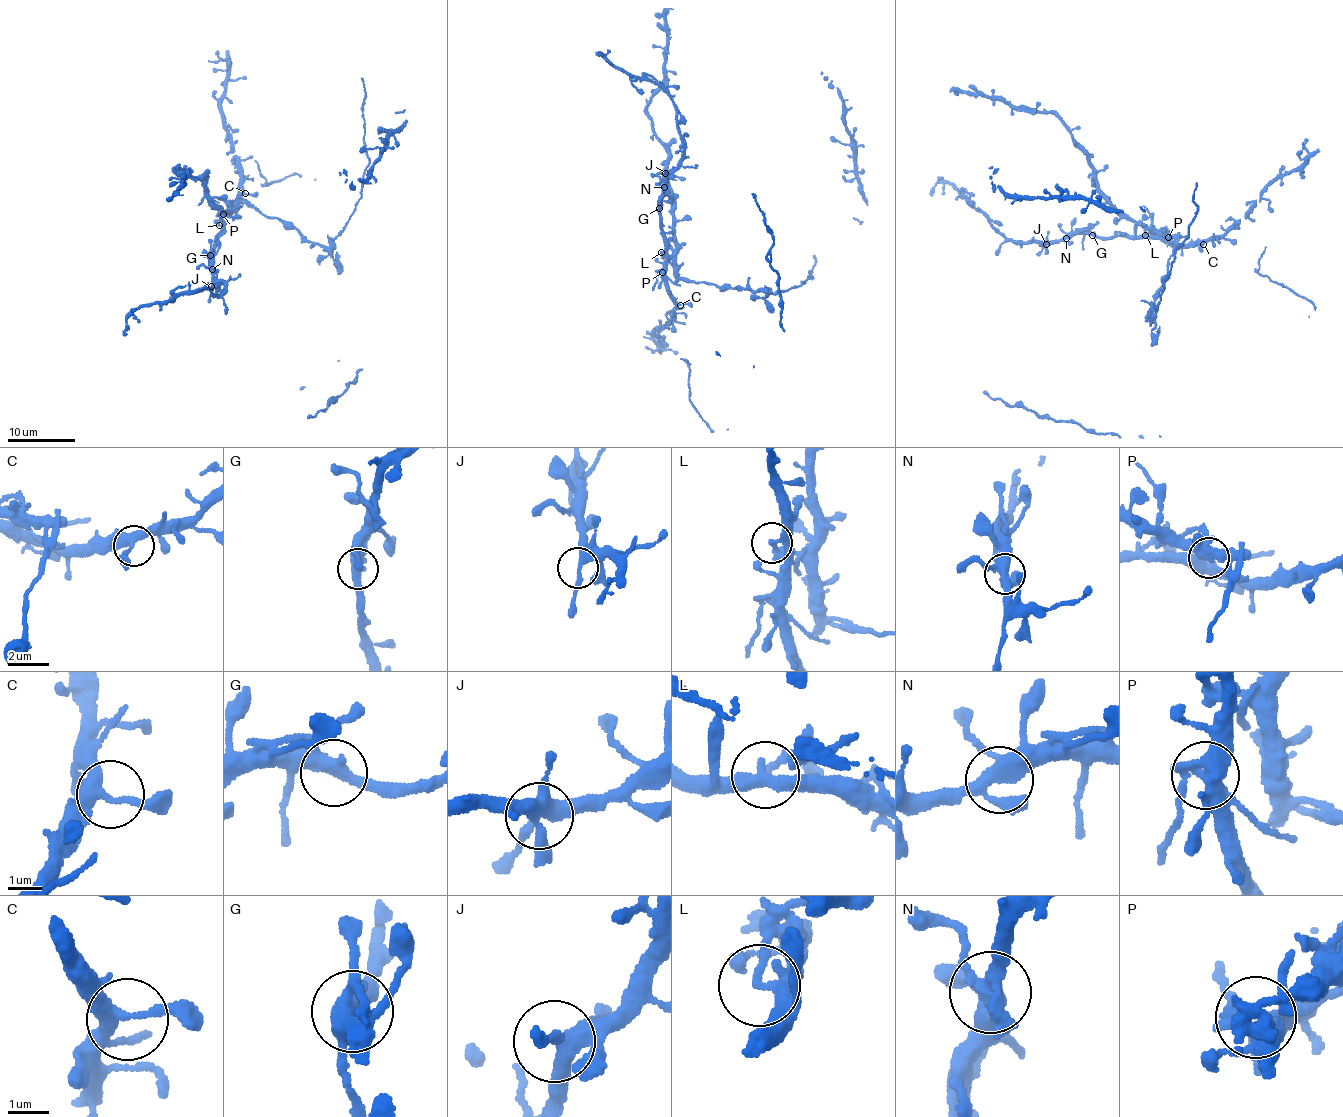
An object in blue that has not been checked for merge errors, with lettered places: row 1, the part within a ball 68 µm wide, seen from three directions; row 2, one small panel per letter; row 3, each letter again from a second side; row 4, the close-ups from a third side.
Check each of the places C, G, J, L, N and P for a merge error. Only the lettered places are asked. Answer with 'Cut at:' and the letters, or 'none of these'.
Cut at: L, P

